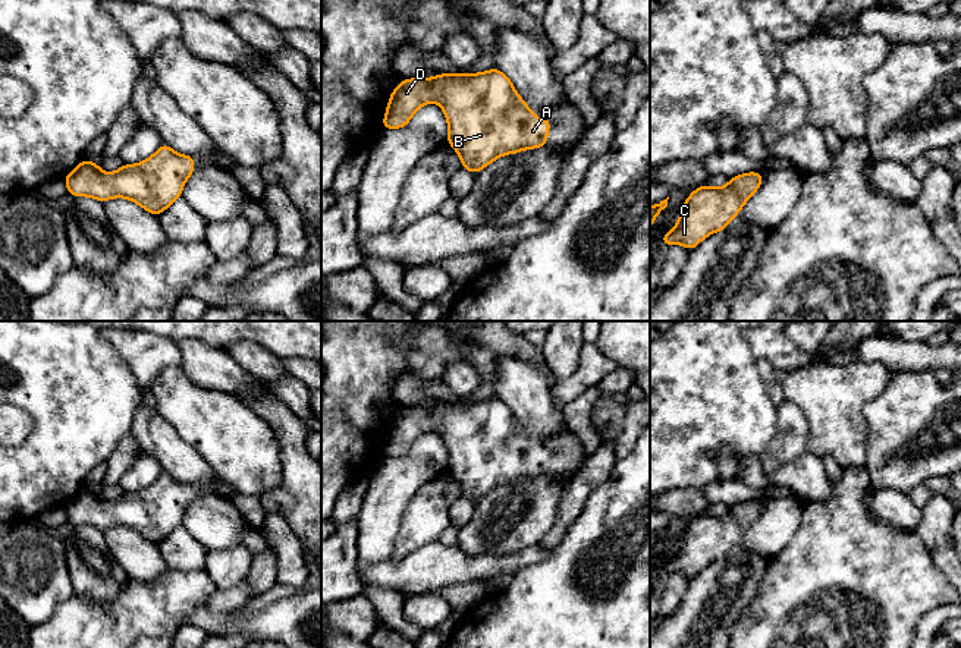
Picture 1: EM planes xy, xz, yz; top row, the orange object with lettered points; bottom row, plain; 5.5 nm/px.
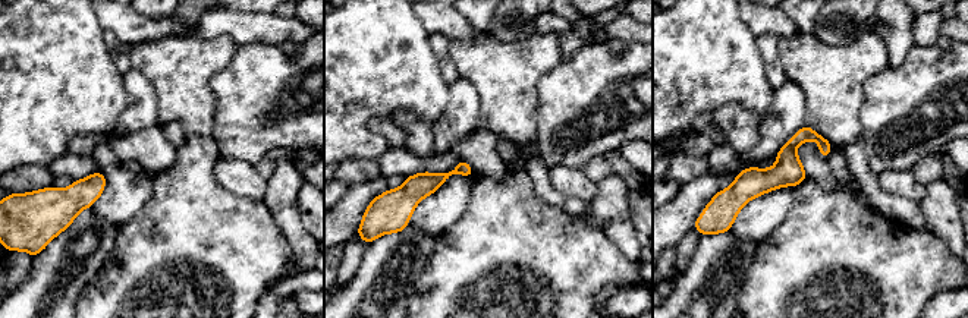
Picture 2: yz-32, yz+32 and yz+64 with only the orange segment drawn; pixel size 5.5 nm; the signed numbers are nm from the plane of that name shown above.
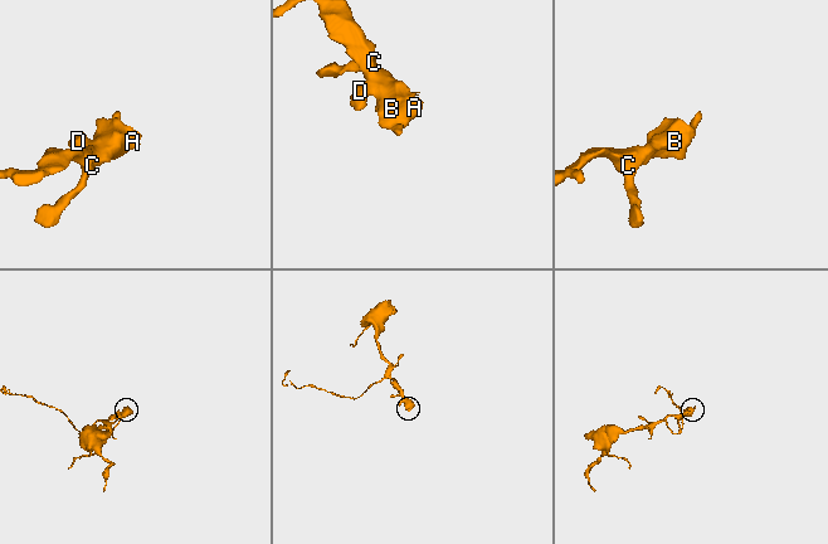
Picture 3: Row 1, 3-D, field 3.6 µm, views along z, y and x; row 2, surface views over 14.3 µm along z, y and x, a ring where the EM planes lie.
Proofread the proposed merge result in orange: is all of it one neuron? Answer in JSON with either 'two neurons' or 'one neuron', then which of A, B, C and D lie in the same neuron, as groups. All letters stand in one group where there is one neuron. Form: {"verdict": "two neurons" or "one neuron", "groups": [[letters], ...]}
{"verdict": "one neuron", "groups": [["A", "B", "C", "D"]]}

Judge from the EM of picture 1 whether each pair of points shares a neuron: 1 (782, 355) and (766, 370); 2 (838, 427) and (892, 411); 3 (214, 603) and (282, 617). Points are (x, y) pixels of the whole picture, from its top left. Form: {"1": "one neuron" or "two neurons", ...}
{"1": "two neurons", "2": "two neurons", "3": "two neurons"}

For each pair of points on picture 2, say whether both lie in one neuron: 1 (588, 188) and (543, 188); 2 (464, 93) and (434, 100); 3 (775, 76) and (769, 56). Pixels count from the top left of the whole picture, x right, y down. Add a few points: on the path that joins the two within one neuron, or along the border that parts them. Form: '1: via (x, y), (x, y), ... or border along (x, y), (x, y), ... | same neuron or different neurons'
1: border along (546, 170), (549, 182), (558, 191), (587, 201) | different neurons
2: border along (450, 85), (448, 104), (442, 116), (431, 126) | different neurons
3: via (775, 72), (773, 60) | same neuron

